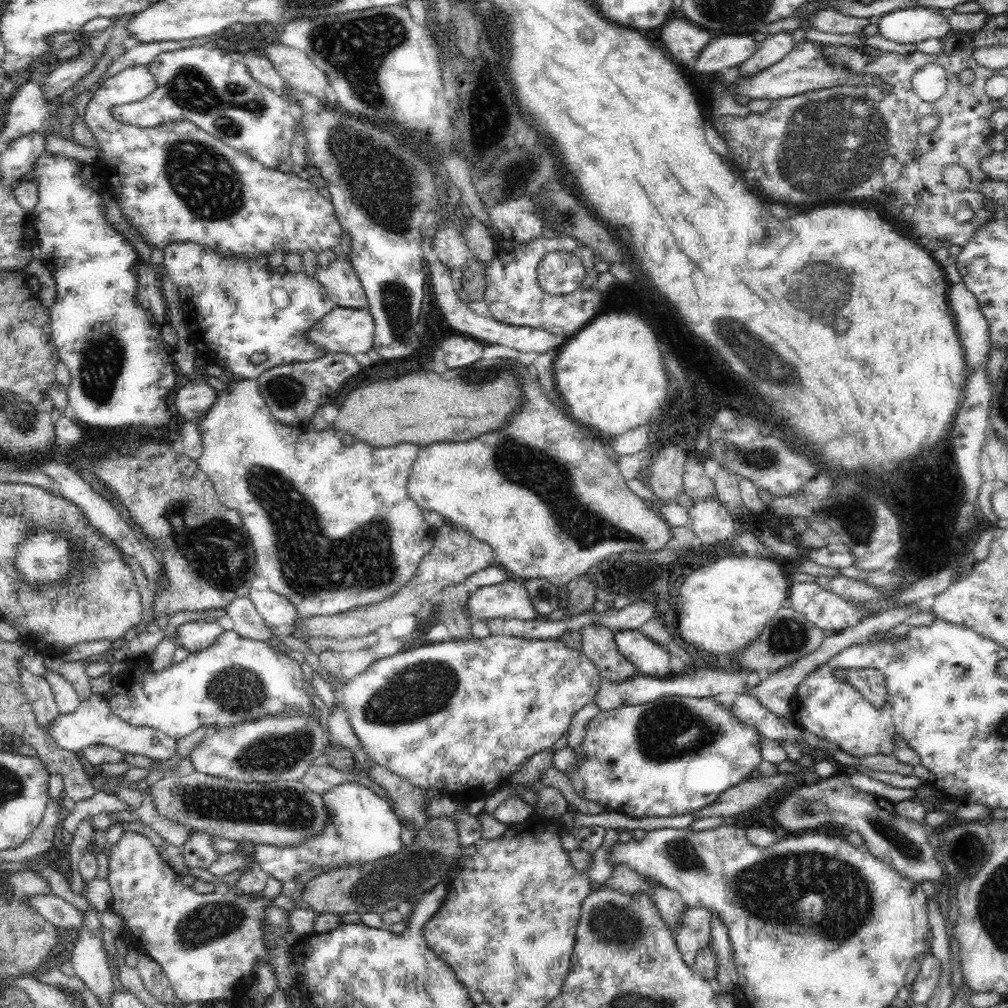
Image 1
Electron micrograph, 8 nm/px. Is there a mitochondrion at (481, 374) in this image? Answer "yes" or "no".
yes

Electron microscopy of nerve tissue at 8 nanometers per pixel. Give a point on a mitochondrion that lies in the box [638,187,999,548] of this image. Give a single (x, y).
(836, 313)

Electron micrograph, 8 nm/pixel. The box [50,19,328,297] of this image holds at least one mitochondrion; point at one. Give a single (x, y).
(207, 183)

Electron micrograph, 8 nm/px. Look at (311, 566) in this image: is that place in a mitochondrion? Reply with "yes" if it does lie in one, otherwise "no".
yes

